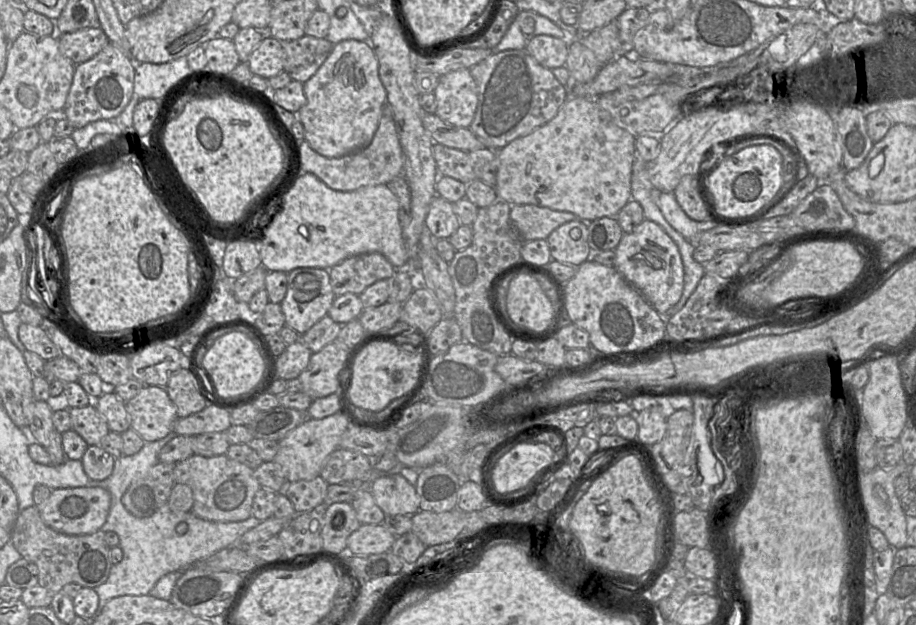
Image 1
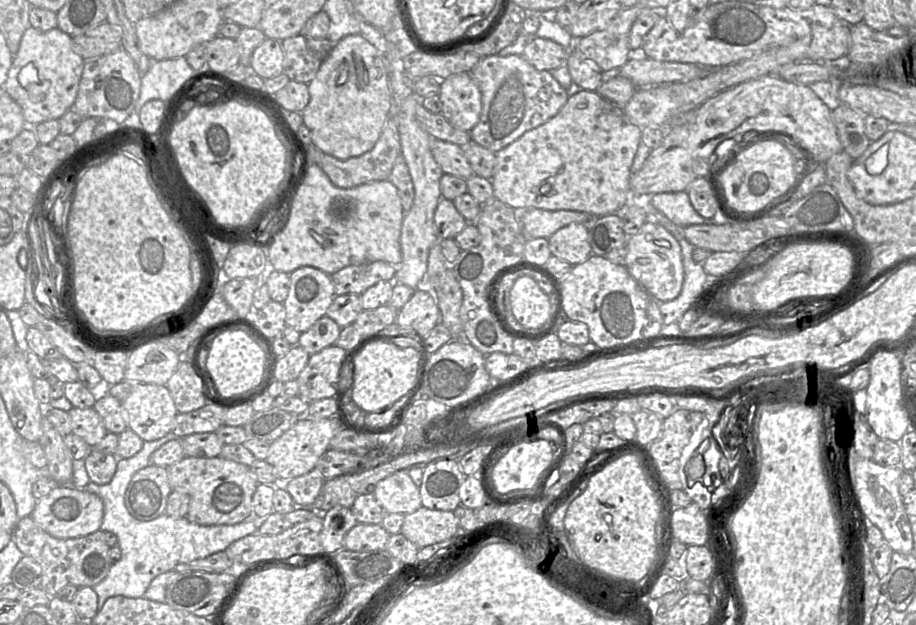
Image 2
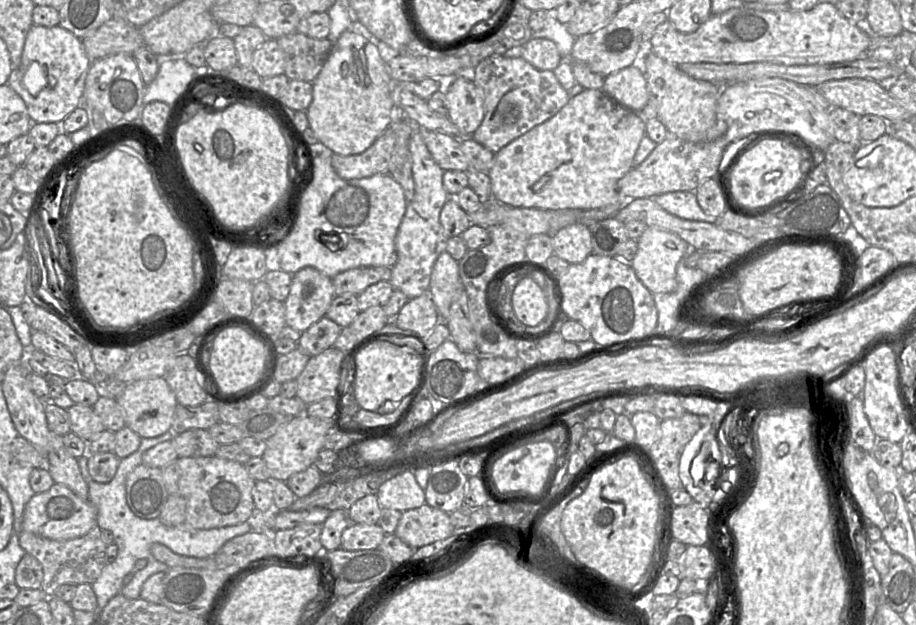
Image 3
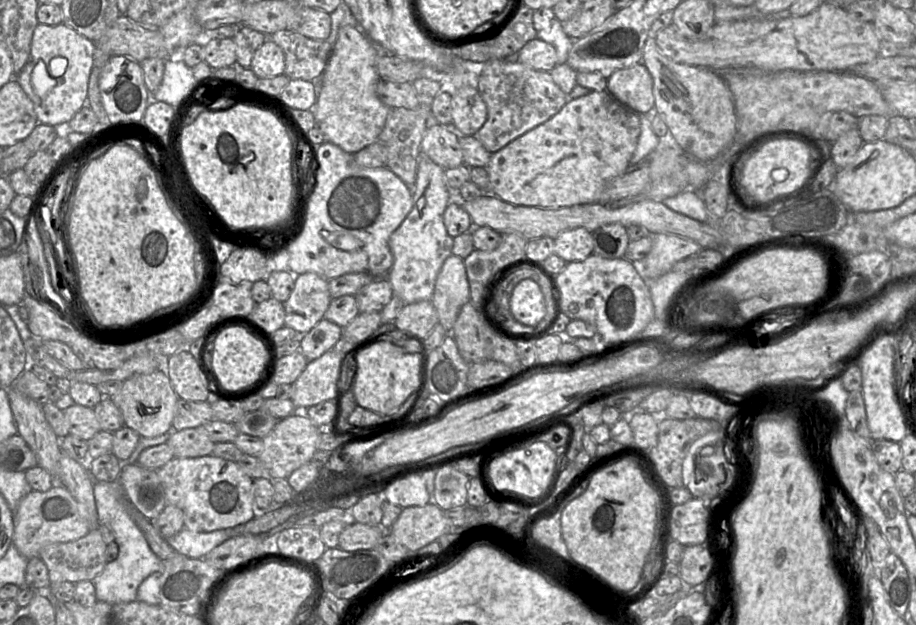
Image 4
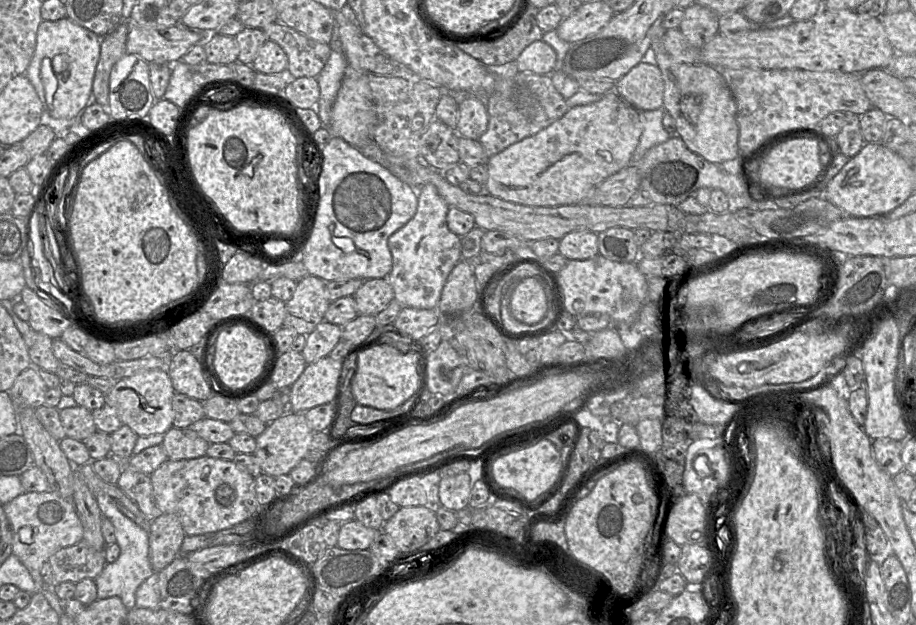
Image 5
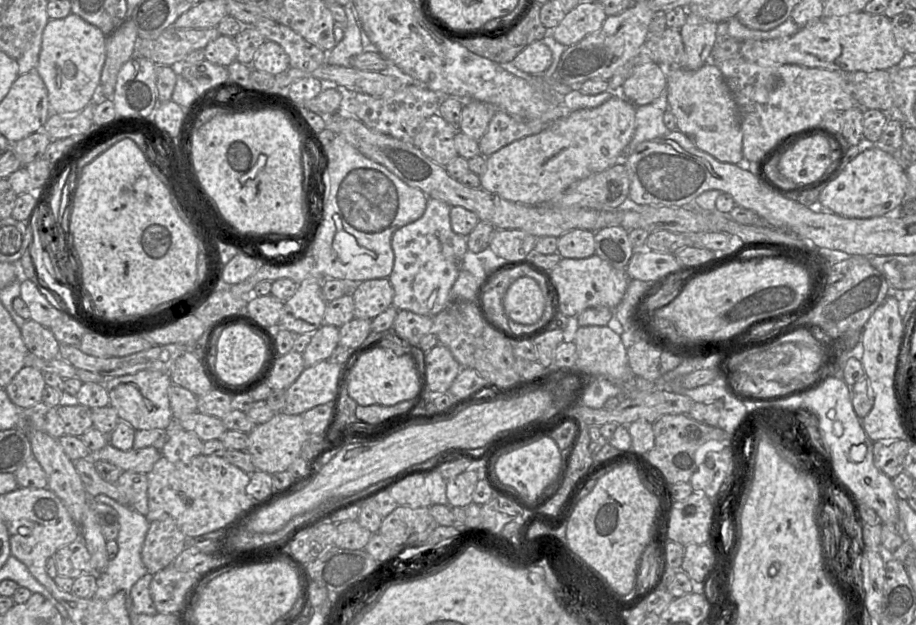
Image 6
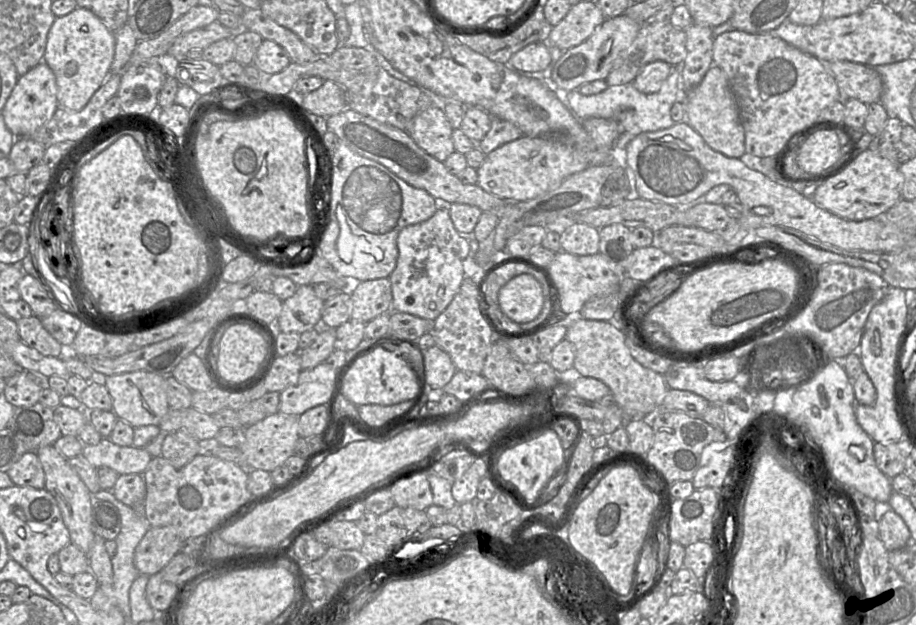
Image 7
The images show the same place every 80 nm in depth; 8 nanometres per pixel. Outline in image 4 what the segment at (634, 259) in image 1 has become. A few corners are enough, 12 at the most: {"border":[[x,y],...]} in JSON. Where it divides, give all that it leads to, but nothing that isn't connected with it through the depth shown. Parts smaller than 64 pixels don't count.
{"border":[[649,234],[650,252],[632,262],[644,280],[671,271],[702,248],[692,239]]}

